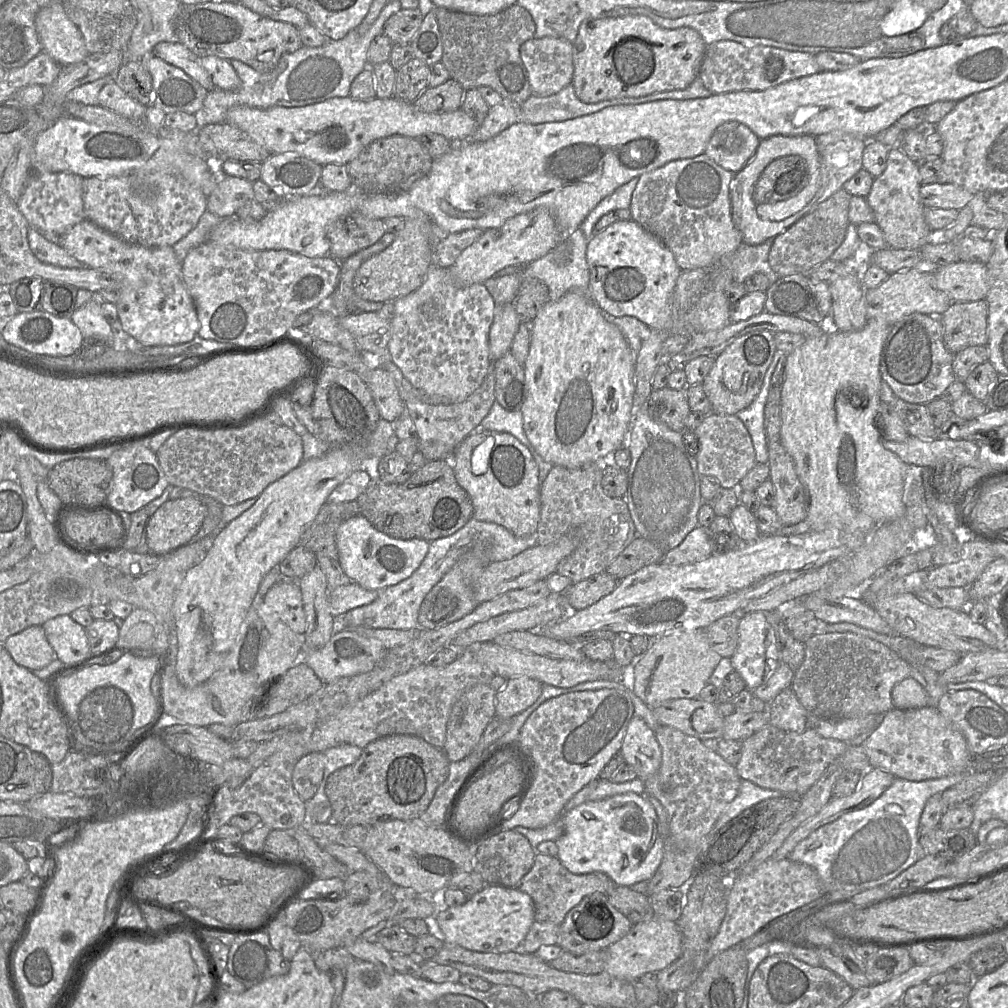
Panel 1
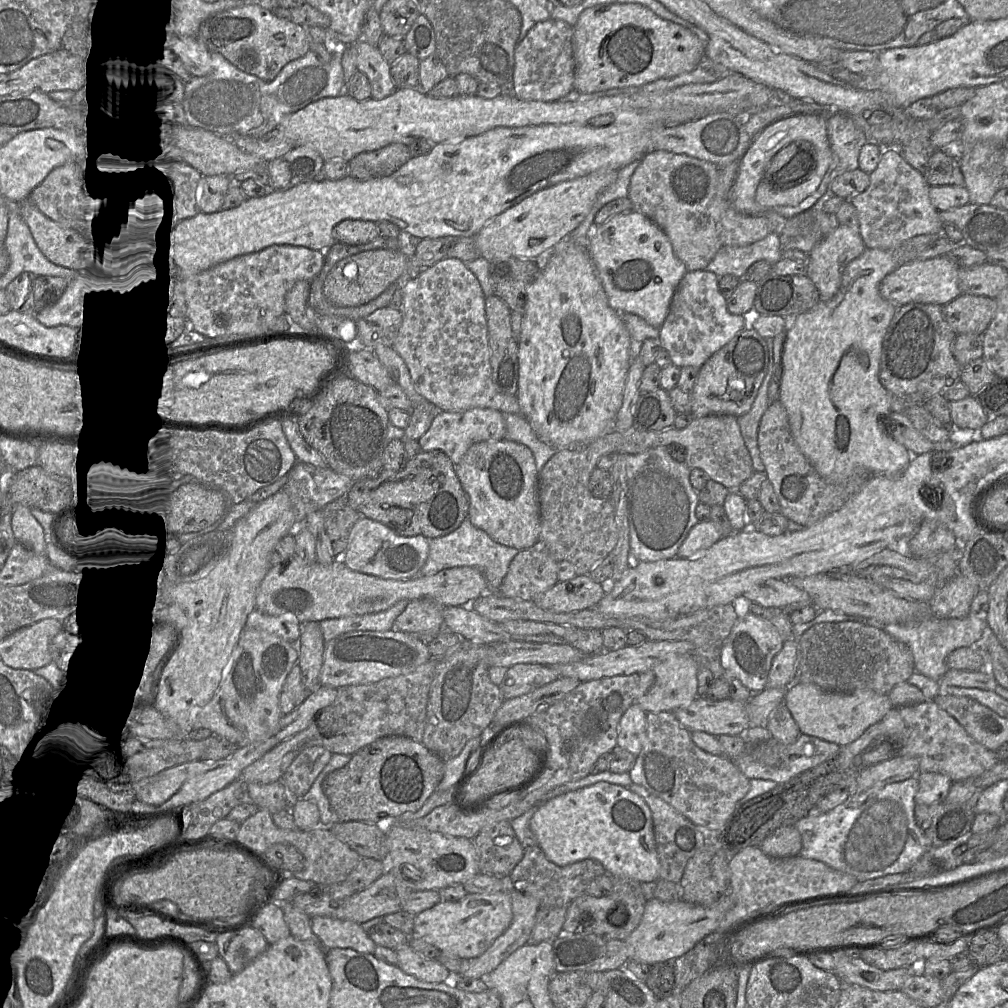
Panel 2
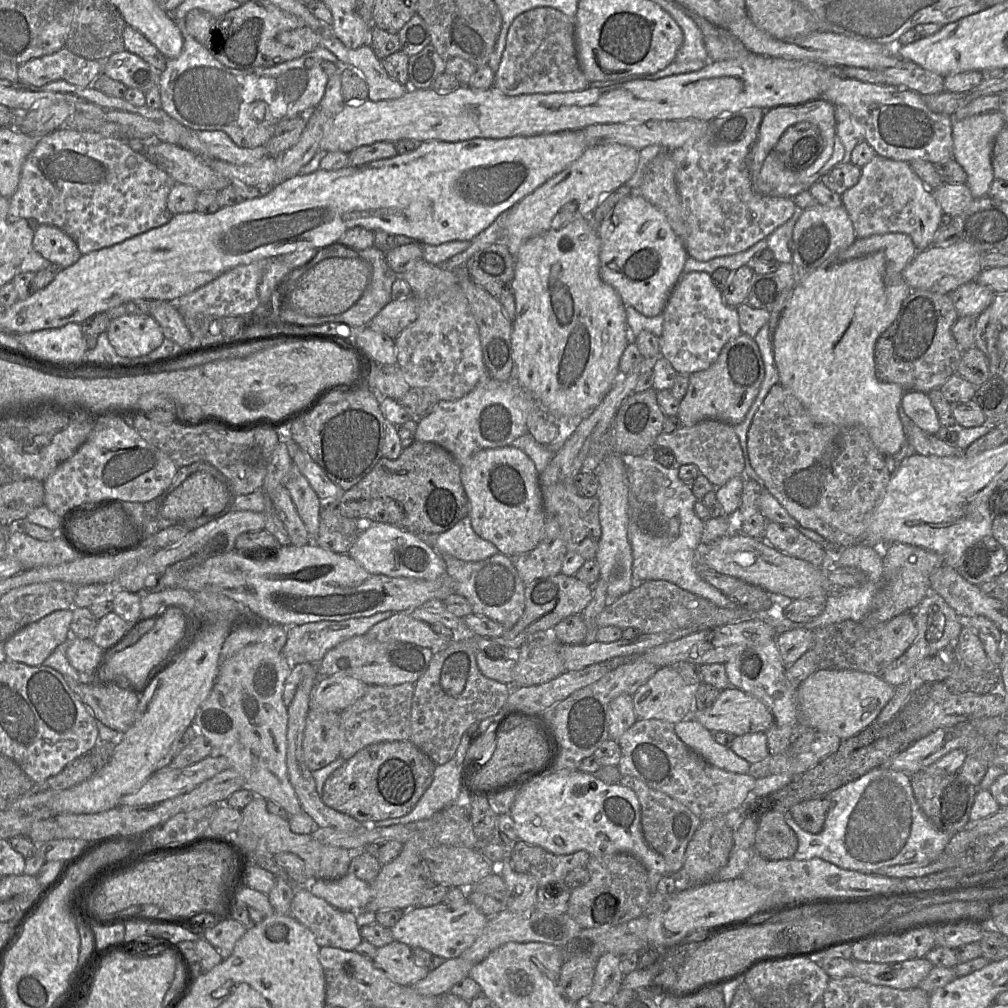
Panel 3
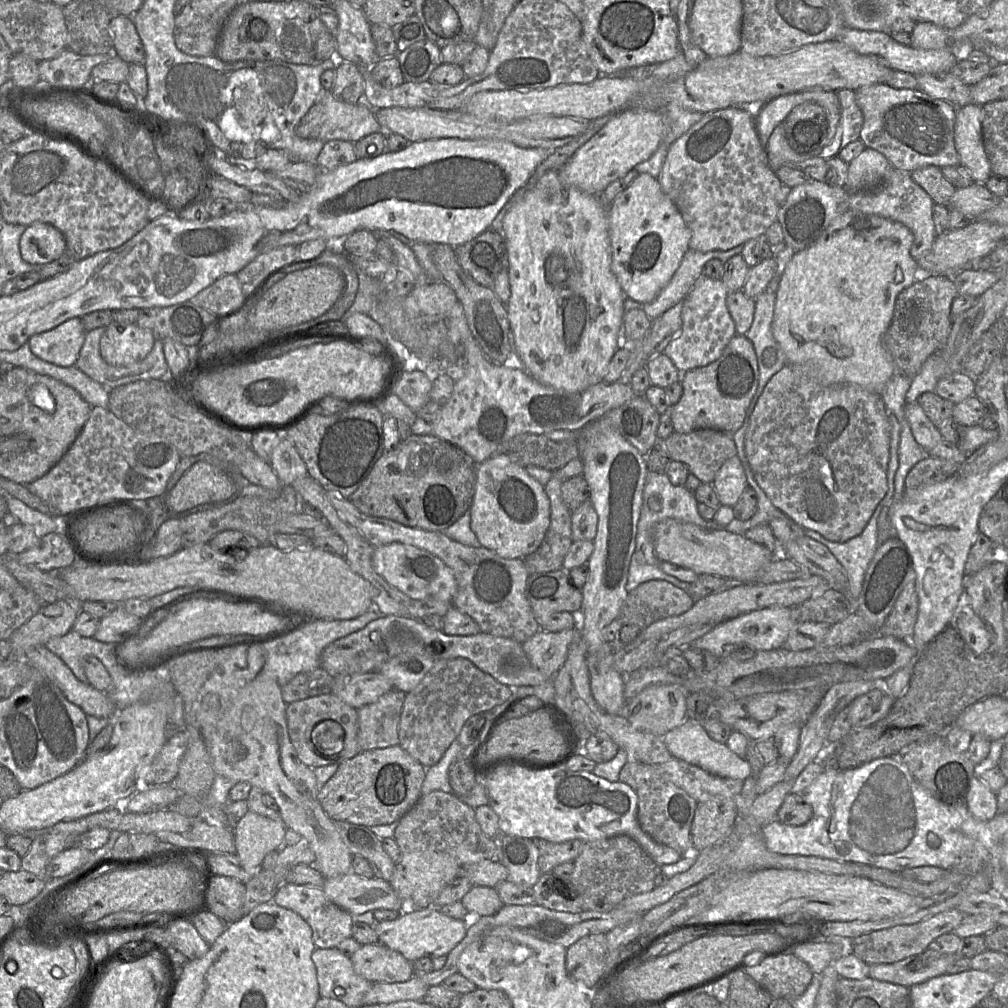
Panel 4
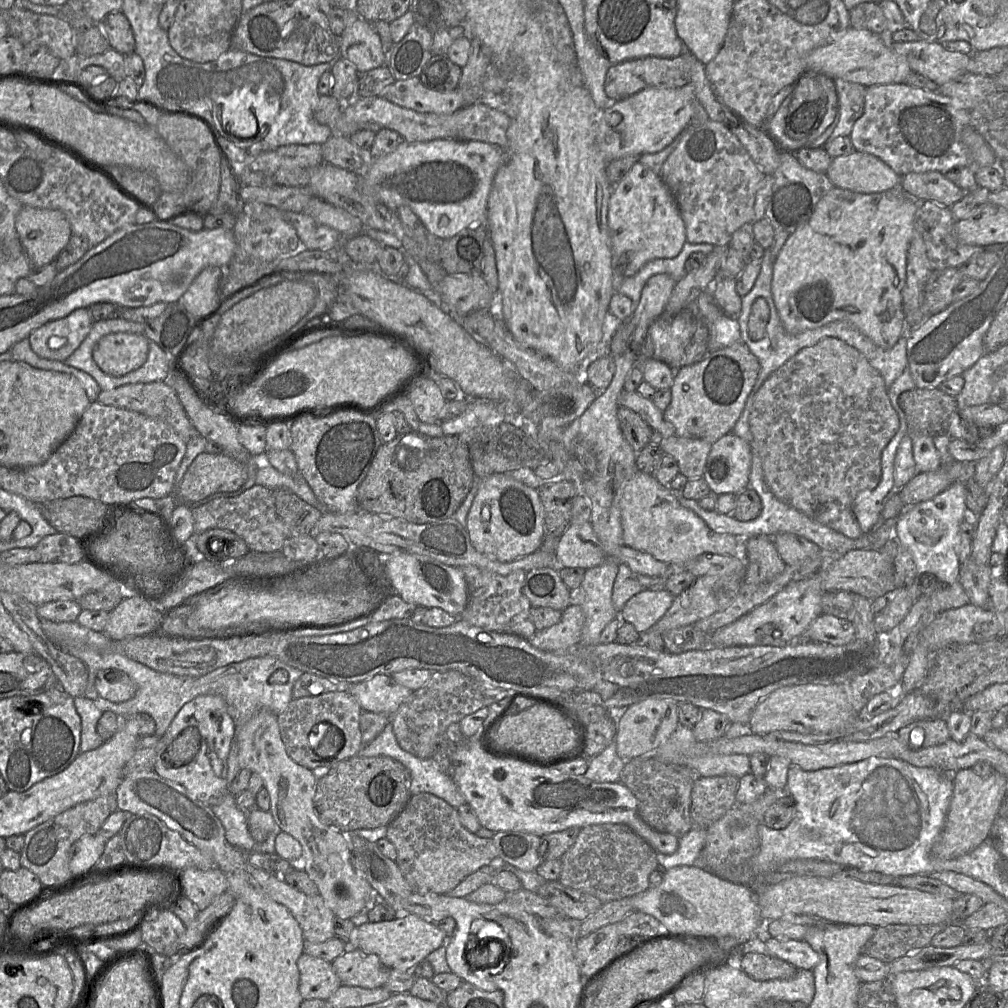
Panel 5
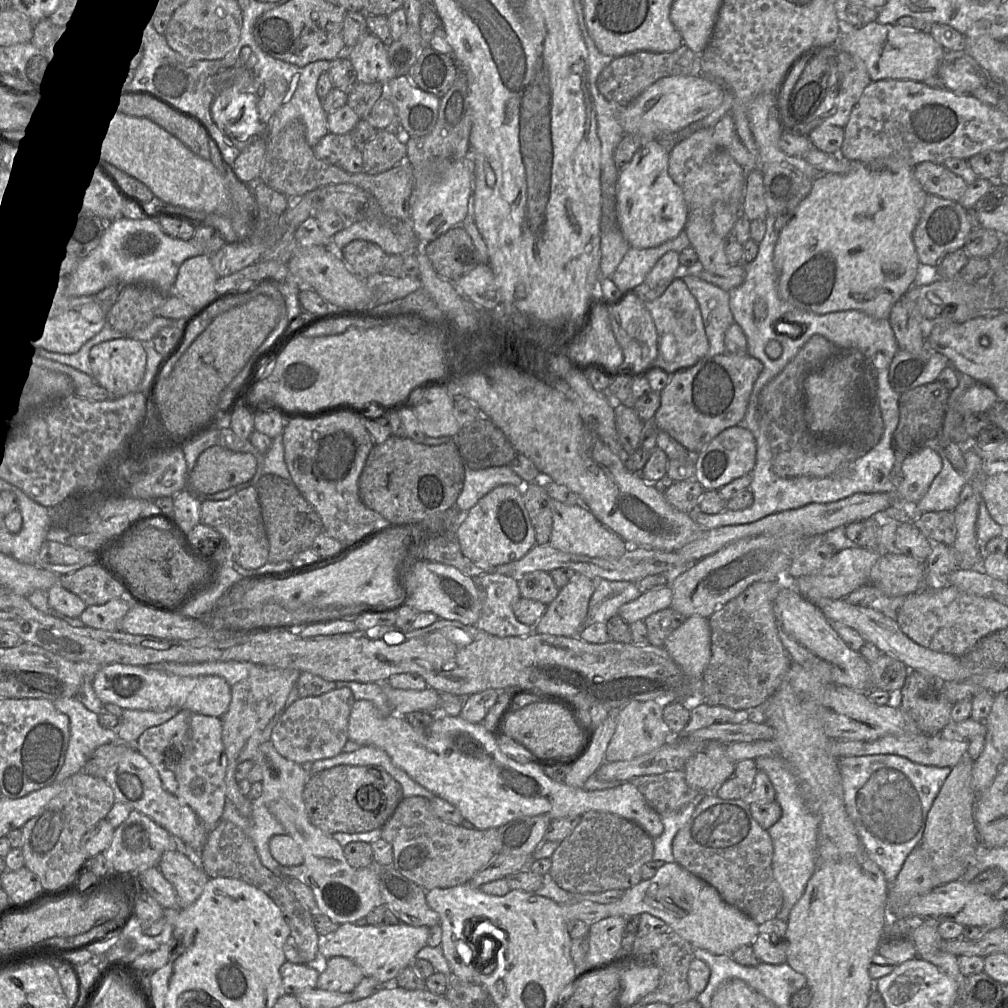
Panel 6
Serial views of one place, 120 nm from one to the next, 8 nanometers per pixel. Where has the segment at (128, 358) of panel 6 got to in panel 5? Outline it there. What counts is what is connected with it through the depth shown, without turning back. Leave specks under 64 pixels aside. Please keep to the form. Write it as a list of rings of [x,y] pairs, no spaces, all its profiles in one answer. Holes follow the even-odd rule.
[[[116,332],[101,337],[92,356],[104,373],[119,377],[140,368],[147,360],[148,348],[144,334]]]

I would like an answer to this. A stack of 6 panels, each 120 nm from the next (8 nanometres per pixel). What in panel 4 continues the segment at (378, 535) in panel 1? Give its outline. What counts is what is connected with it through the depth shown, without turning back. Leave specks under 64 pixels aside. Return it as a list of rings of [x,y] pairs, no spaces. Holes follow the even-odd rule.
[[[393,542],[377,546],[372,555],[372,564],[375,571],[389,584],[398,588],[413,600],[432,597],[452,602],[457,589],[452,570],[439,557],[413,545]]]

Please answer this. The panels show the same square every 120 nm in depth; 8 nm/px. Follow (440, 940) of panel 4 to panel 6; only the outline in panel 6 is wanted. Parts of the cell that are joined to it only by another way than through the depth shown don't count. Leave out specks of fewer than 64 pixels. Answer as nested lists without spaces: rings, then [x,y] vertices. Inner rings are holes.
[[[403,922],[395,925],[363,927],[354,923],[341,924],[330,934],[319,935],[318,950],[326,959],[342,956],[355,962],[366,977],[373,977],[380,982],[394,982],[397,975],[413,965],[417,953],[427,946],[430,928],[413,927]]]

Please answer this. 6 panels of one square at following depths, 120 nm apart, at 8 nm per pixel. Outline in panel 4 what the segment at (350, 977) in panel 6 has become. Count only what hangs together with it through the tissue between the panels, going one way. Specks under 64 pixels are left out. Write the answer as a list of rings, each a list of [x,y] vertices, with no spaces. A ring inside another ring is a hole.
[[[381,943],[362,945],[350,958],[355,972],[372,983],[406,982],[415,972],[412,962]]]

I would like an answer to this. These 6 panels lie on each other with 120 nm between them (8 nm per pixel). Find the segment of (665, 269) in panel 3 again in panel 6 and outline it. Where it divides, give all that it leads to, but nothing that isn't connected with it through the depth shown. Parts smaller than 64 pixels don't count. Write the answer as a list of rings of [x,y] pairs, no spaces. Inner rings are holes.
[[[645,139],[630,163],[619,171],[617,179],[617,215],[619,228],[633,248],[650,248],[671,240],[683,232],[688,206],[681,187],[668,172],[670,151],[657,139]]]

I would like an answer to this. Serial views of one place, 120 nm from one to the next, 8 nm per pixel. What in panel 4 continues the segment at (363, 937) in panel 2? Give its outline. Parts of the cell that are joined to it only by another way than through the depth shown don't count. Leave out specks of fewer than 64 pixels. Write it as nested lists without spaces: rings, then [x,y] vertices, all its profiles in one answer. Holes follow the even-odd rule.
[[[285,883],[277,889],[272,901],[293,910],[310,925],[316,947],[337,948],[343,940],[352,937],[354,916],[333,903],[321,888]]]

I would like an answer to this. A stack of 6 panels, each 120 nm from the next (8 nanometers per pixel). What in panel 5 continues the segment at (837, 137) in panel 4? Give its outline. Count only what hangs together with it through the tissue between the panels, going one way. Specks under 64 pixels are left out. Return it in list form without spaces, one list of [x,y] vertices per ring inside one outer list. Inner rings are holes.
[[[834,79],[838,94],[839,116],[810,147],[823,147],[825,143],[837,136],[850,136],[854,123],[863,115],[865,91],[867,87],[843,79]]]

